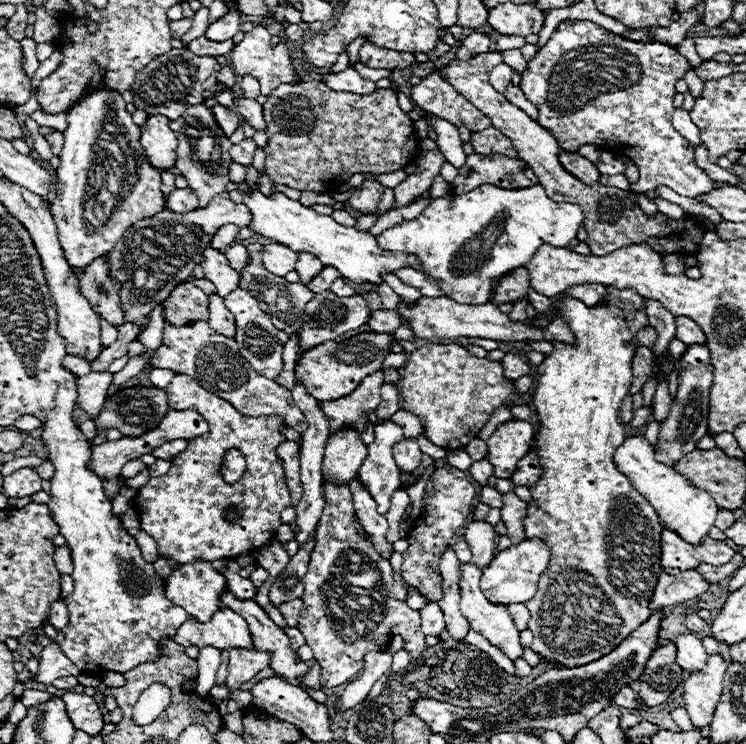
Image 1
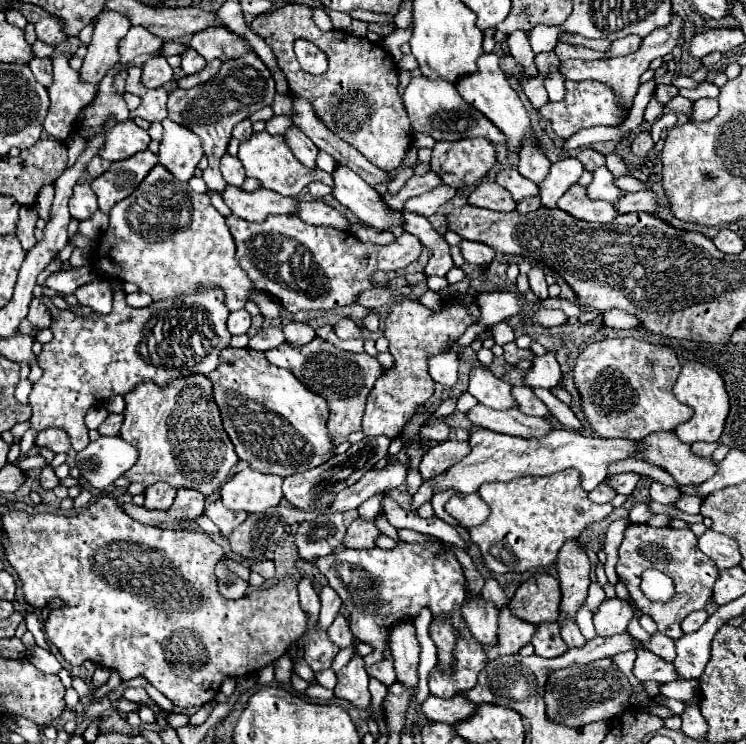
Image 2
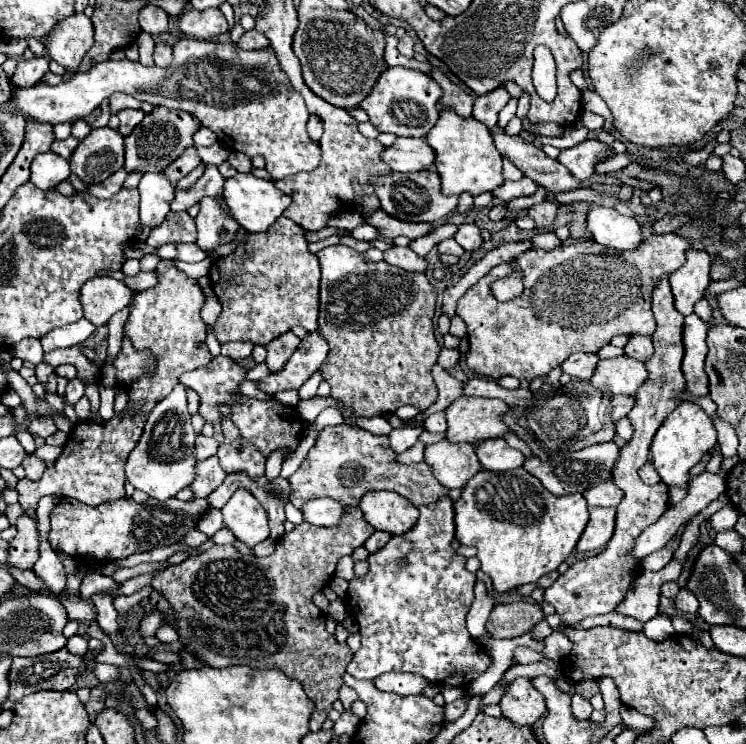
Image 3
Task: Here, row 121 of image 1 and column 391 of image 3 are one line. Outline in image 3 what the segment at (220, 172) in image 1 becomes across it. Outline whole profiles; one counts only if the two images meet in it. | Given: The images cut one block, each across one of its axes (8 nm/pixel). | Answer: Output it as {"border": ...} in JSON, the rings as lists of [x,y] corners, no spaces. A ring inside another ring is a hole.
{"border":[[[434,170],[422,172],[392,172],[388,178],[376,182],[376,196],[382,202],[382,210],[394,218],[402,218],[406,222],[436,222],[442,216],[448,216],[458,206],[458,196],[442,194],[440,176]]]}

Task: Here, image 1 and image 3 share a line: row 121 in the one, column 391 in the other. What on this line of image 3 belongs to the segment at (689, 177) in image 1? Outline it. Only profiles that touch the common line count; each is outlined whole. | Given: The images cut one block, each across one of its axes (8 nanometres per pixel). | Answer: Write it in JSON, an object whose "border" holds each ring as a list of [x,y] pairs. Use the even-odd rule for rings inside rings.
{"border":[[[446,496],[440,502],[420,506],[418,522],[404,534],[392,536],[388,544],[368,556],[370,570],[362,578],[350,580],[348,604],[350,614],[360,626],[362,646],[348,664],[348,674],[356,680],[374,680],[384,672],[412,672],[436,684],[466,686],[476,680],[490,664],[486,650],[466,630],[466,614],[474,602],[476,576],[466,570],[466,558],[450,546],[454,538],[454,508]]]}

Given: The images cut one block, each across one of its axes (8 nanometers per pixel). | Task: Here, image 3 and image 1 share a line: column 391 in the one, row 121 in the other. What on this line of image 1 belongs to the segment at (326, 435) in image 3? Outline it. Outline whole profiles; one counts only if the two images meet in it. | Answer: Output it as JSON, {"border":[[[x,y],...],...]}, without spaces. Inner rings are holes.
{"border":[[[434,70],[418,86],[414,86],[410,98],[420,110],[444,118],[456,128],[466,126],[470,132],[474,132],[492,126],[490,118],[474,108],[464,96],[460,96],[444,78],[440,78],[438,70]]]}

